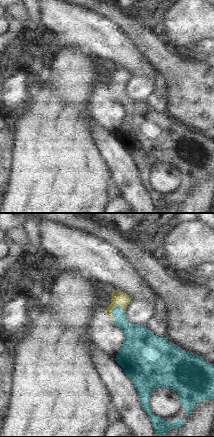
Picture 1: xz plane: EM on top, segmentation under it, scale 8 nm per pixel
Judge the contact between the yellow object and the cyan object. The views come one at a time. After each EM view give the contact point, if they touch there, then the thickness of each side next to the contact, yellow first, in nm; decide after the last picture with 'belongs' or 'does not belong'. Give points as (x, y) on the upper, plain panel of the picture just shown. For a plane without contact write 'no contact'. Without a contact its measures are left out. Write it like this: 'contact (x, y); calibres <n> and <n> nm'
contact (112, 87); calibres 110 and 160 nm

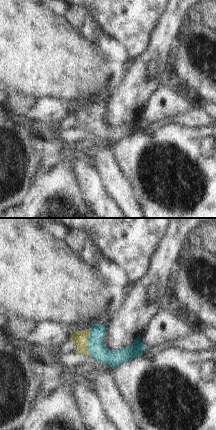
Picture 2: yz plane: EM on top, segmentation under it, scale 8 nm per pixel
contact (87, 118); calibres 120 and 140 nm

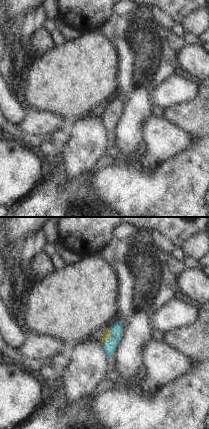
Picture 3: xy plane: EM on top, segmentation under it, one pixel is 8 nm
contact (108, 112); calibres 60 and 110 nm

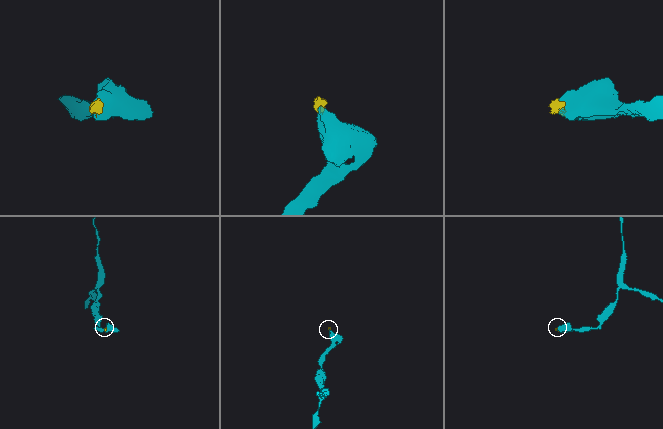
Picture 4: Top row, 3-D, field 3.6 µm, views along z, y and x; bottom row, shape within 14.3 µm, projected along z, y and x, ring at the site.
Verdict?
belongs

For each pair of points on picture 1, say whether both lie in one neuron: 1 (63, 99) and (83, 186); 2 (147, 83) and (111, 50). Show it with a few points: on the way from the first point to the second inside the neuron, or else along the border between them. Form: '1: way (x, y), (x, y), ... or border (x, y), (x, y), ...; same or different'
1: way (63, 121), (63, 164); same
2: border (132, 74), (145, 74), (153, 79); different

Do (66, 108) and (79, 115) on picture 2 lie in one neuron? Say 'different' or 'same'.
different

